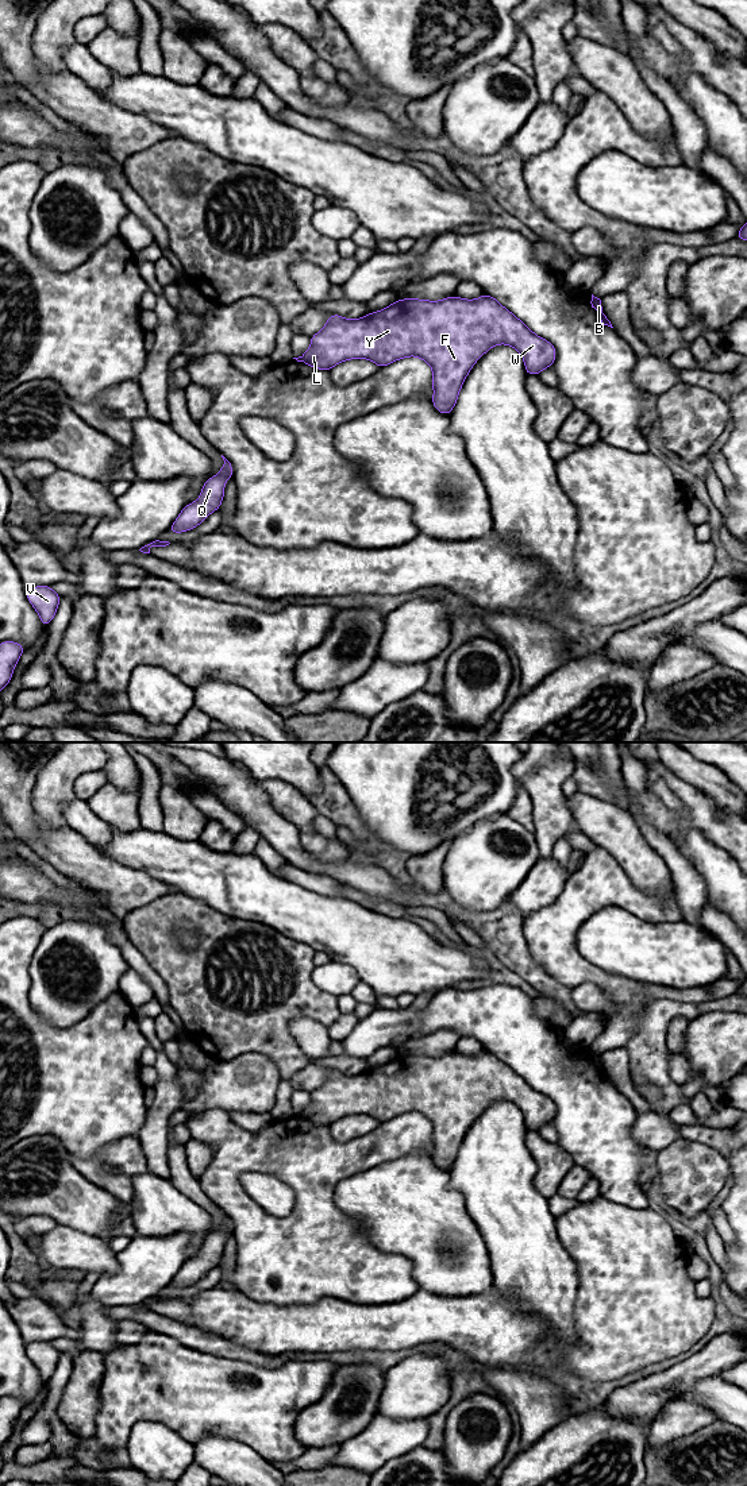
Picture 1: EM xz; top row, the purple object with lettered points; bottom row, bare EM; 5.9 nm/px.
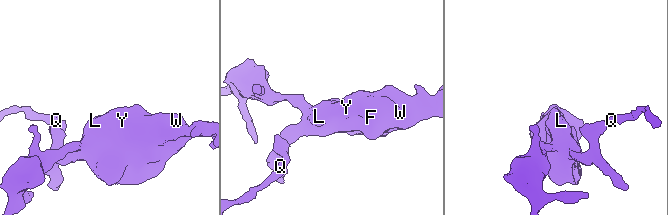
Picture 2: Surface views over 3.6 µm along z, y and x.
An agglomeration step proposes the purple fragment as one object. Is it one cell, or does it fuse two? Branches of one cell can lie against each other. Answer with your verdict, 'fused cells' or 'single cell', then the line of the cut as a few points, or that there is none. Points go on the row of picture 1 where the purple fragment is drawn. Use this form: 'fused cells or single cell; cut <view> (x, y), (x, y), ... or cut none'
single cell; cut none

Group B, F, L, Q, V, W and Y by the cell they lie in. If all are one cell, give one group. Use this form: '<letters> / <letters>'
B F L Q V W Y

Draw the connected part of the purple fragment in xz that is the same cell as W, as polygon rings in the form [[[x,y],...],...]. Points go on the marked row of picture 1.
[[[484,293],[477,300],[457,296],[440,301],[398,298],[388,308],[357,320],[332,313],[323,329],[311,336],[305,354],[293,359],[330,371],[350,359],[367,359],[381,368],[398,359],[417,356],[432,368],[434,408],[448,416],[475,362],[498,344],[512,346],[523,356],[527,375],[539,375],[542,370],[552,367],[557,356],[554,344],[539,337],[496,298]]]

